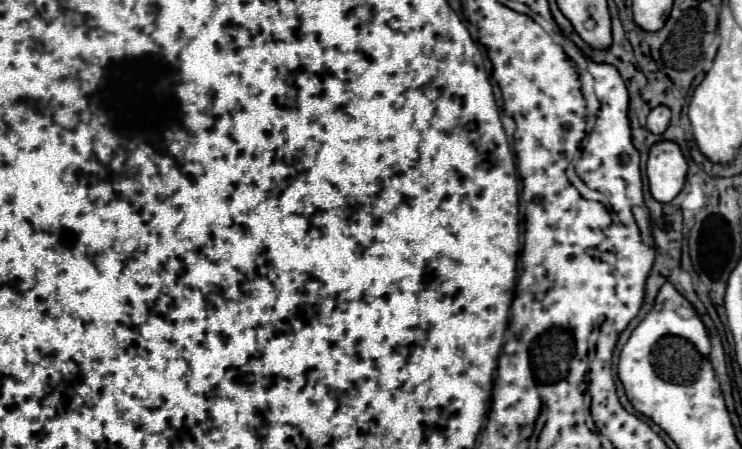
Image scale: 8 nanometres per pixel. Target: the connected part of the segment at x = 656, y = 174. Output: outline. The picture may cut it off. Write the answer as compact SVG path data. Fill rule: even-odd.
M662 140L654 144L650 148L646 164L646 176L652 198L662 204L672 202L684 186L686 170L688 170L686 158L674 142Z

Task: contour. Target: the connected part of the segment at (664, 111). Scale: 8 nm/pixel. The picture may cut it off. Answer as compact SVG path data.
M656 106L656 108L648 114L648 124L646 124L646 128L648 128L652 134L656 134L656 136L664 134L664 130L668 128L668 124L670 124L670 108L666 108L666 106Z

